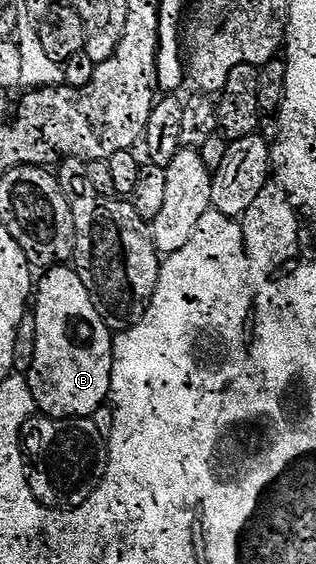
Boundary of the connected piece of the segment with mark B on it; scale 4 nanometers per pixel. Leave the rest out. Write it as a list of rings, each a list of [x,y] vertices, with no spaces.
[[[71,266],[46,269],[33,292],[35,353],[31,369],[25,372],[35,407],[44,417],[78,421],[91,418],[111,395],[113,370],[112,329],[97,310],[96,299],[85,290],[78,272]]]

